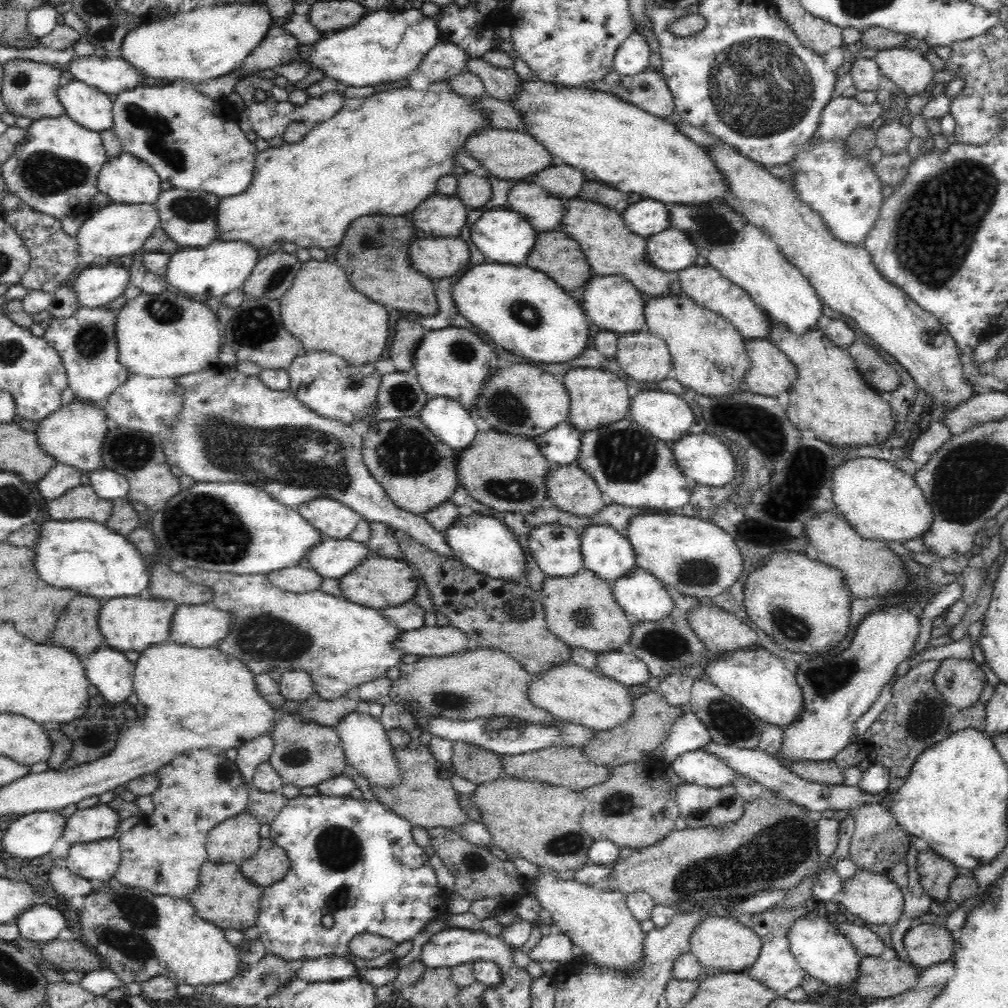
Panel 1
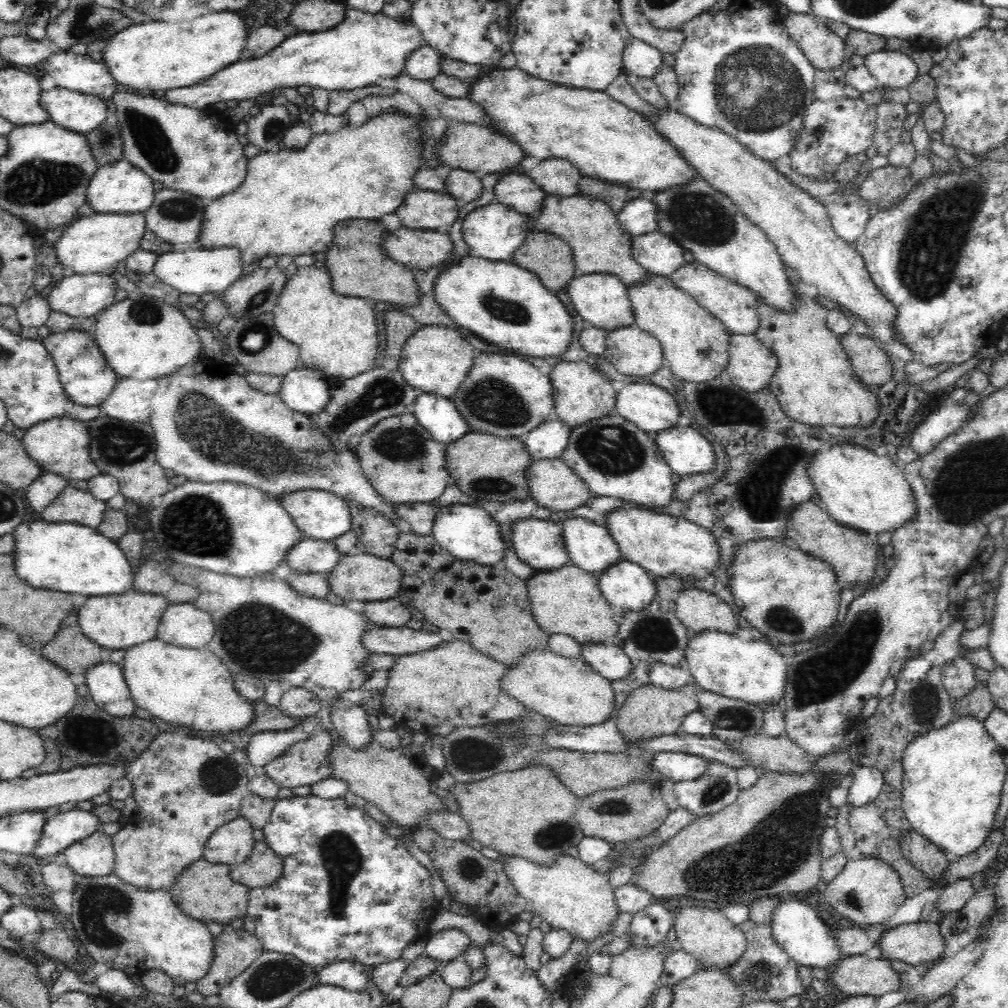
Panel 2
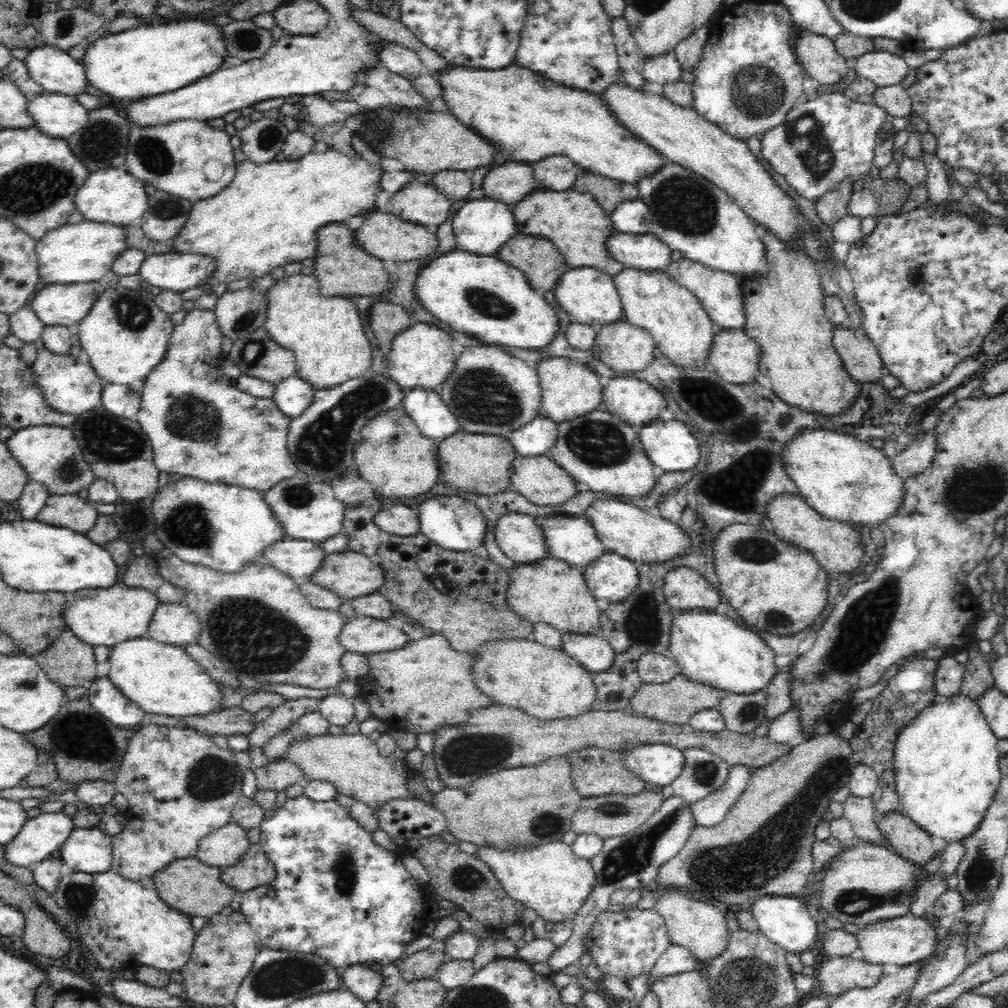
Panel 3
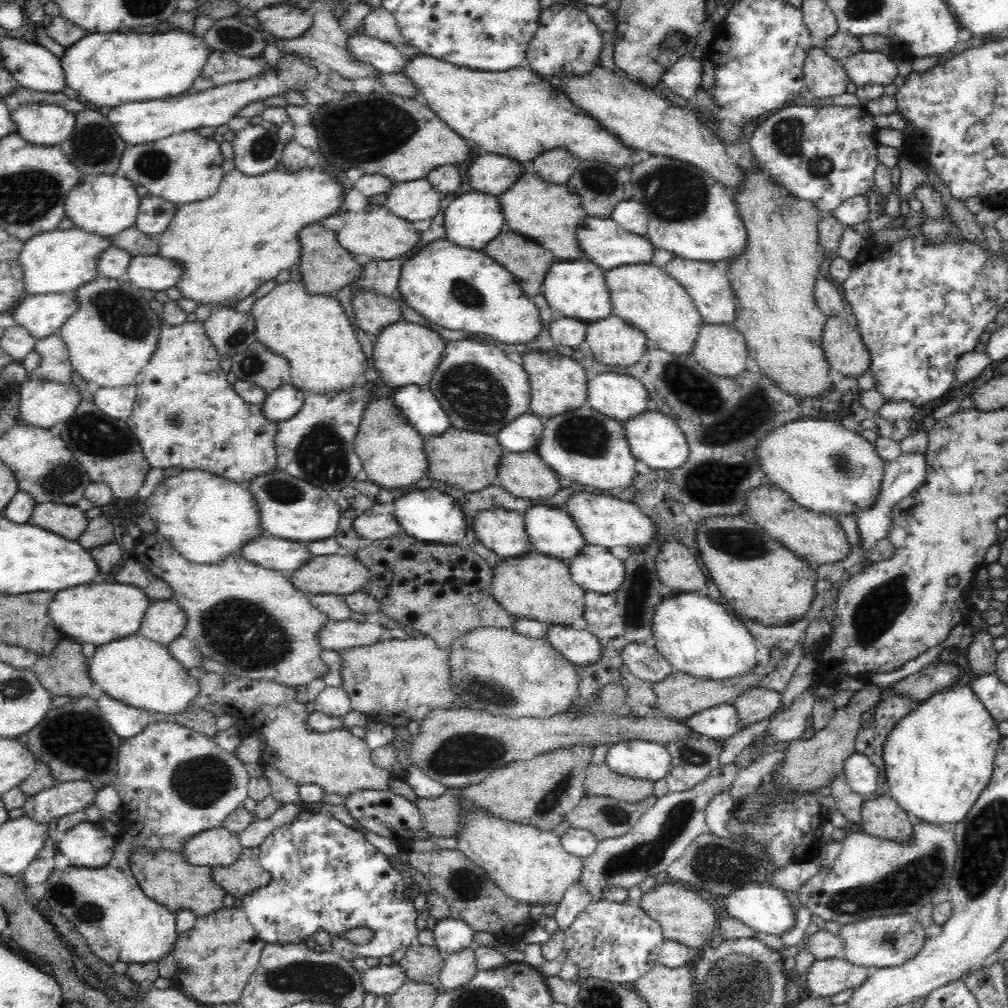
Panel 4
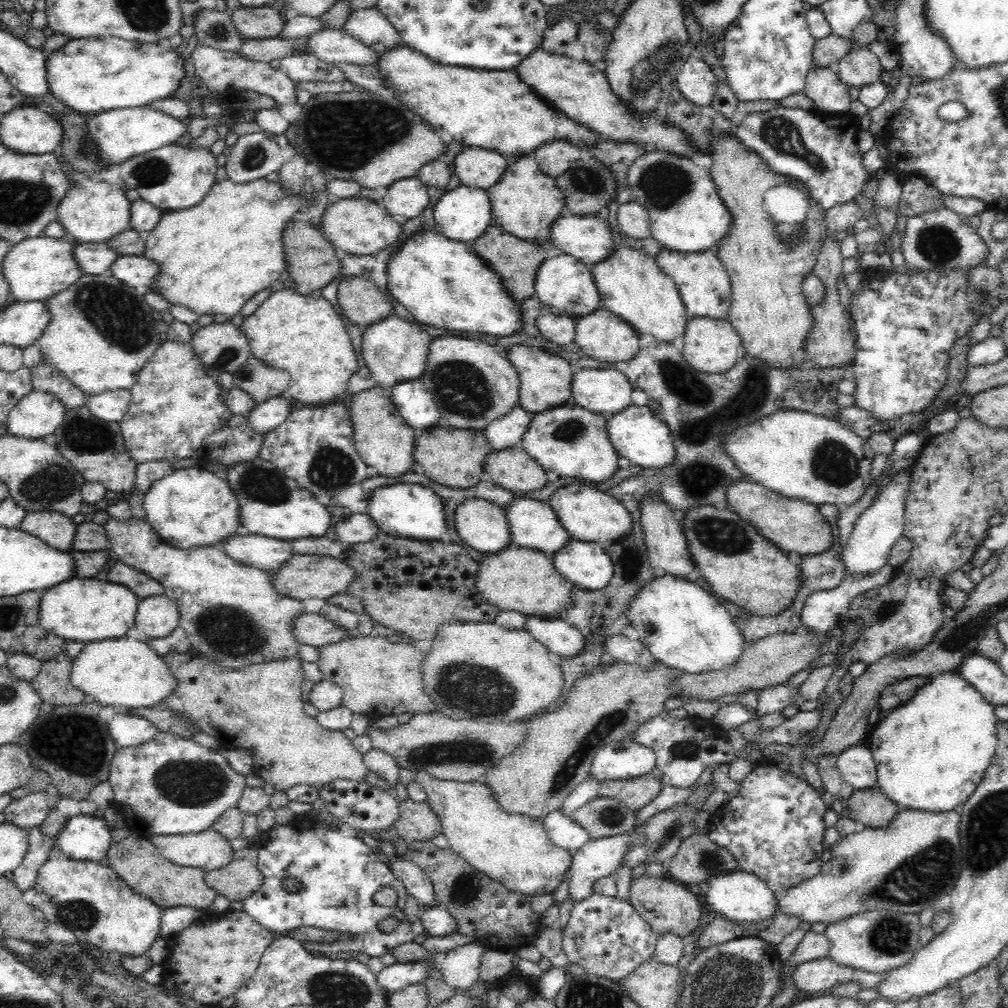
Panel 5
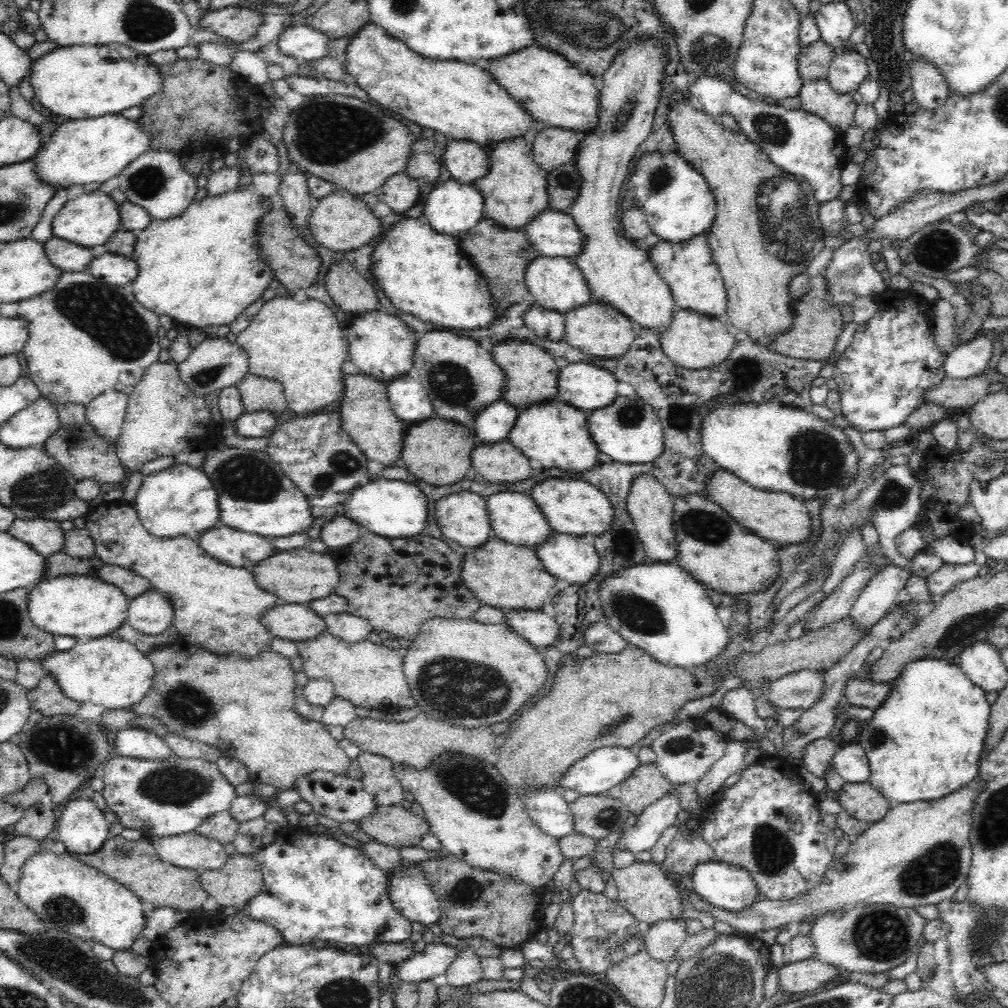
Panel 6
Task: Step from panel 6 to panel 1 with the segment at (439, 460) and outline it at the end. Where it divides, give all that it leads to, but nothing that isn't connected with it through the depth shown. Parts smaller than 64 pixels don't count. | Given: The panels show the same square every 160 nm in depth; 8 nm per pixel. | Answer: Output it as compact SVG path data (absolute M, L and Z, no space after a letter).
M492 429L476 433L476 437L468 448L457 452L455 456L456 476L458 476L459 485L466 489L468 495L498 512L523 512L526 514L526 512L532 512L541 505L545 505L547 498L544 493L546 492L544 476L548 474L552 465L540 453L535 442L528 437L500 433Z

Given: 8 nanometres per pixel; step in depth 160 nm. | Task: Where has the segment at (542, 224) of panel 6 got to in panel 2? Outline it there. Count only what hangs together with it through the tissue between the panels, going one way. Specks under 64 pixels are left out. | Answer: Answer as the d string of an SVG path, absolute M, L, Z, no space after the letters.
M658 230L631 237L630 252L632 259L652 276L669 277L686 263L682 257L684 248Z

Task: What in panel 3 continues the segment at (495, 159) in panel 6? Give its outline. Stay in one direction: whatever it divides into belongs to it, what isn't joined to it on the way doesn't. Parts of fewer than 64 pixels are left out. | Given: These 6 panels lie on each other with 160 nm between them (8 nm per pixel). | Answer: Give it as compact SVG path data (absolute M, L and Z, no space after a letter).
M538 186L528 196L524 196L524 199L510 205L510 208L515 232L544 237L552 241L558 252L564 255L564 263L569 267L598 268L610 276L619 274L620 270L623 270L622 263L612 259L604 249L604 240L608 239L613 224L610 215L600 208L591 194L581 193L573 188L556 192Z

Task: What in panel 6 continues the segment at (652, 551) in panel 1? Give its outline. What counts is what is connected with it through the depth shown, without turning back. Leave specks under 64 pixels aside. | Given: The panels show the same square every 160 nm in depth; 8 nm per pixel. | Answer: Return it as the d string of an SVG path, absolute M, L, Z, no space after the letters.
M549 477L536 484L528 495L535 500L543 512L550 530L565 535L588 537L590 534L600 534L610 528L612 507L608 497L589 482L565 477Z

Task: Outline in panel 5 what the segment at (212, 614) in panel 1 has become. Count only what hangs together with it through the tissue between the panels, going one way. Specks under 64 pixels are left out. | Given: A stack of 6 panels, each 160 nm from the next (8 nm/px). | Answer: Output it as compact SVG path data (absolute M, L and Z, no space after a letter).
M150 595L136 604L134 626L147 639L168 636L178 627L178 605L166 595Z

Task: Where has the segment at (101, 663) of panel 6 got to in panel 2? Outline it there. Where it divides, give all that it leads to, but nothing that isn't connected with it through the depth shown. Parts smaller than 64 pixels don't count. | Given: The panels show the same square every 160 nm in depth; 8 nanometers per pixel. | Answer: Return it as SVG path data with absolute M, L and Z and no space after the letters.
M154 638L124 649L121 666L124 681L130 689L130 696L136 708L144 708L168 724L186 726L188 732L192 732L192 737L200 736L200 740L215 740L215 742L232 740L232 736L244 737L244 728L248 727L250 720L254 718L251 701L236 693L232 672L220 662L208 646L199 649L182 648Z

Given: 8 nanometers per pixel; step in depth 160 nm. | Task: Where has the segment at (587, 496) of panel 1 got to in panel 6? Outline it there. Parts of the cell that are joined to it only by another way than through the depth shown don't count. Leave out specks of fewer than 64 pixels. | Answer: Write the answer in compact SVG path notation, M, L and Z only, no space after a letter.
M507 439L495 444L477 443L470 454L470 466L488 482L520 482L534 474L528 457Z

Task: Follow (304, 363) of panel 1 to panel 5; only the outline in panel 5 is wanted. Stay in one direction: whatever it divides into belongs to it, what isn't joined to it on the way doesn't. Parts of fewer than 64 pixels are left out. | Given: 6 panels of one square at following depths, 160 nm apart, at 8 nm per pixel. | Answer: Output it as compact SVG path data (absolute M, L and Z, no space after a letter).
M284 396L270 397L246 414L248 427L263 436L269 434L286 420L292 406L293 402L284 399Z

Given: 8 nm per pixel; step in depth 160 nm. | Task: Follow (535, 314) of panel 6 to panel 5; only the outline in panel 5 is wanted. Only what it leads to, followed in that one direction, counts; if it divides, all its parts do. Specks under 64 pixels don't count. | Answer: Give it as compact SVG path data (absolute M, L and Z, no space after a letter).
M543 311L536 318L536 327L545 339L558 345L569 344L575 340L576 323L572 317Z

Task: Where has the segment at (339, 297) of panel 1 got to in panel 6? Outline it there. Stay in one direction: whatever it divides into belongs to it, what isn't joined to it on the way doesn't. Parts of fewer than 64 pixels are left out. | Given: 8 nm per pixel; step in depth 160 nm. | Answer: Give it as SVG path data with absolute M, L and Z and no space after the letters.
M276 295L260 308L260 312L254 316L250 326L237 335L236 344L248 357L249 374L282 384L284 398L290 412L298 416L320 412L322 408L341 398L345 376L342 372L342 363L348 359L348 342L340 323L322 302L310 299L298 303L294 302L291 296Z

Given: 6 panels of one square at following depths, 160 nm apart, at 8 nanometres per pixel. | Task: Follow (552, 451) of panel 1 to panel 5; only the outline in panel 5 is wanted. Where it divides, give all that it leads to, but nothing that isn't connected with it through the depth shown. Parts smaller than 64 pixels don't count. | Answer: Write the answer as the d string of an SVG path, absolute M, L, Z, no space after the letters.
M517 405L510 412L496 418L482 430L492 449L503 450L514 447L521 442L533 413Z

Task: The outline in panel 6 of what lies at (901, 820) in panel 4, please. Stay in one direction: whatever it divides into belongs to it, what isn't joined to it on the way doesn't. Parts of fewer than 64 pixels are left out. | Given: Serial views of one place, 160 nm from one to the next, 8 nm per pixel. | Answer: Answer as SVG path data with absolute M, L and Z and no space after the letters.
M868 782L845 783L840 791L832 795L842 810L865 824L883 820L893 805Z

